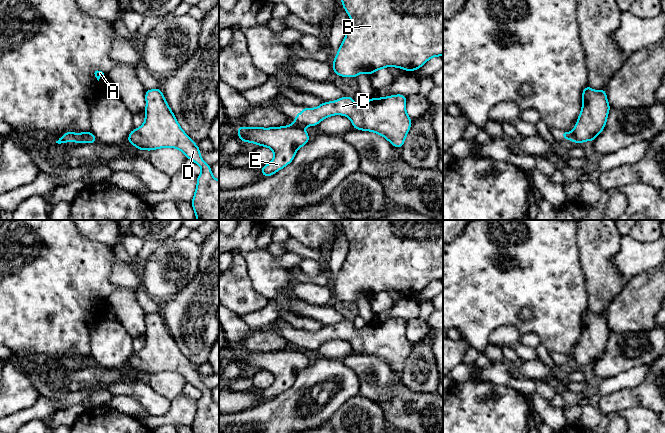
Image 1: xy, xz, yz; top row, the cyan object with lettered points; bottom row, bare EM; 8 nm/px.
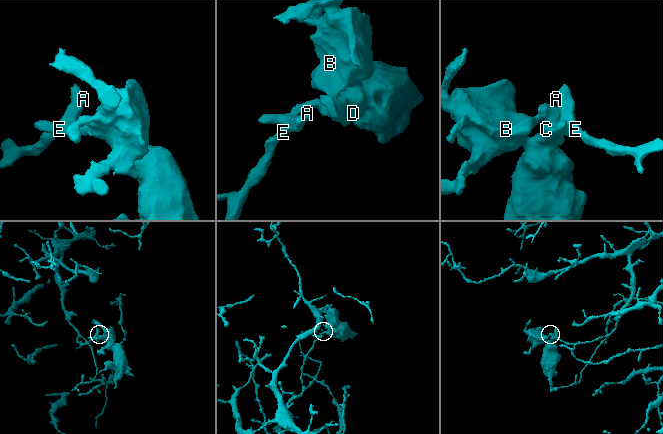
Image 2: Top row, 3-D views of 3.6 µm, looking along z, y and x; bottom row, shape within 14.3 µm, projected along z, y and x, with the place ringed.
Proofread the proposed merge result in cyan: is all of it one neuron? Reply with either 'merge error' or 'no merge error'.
merge error

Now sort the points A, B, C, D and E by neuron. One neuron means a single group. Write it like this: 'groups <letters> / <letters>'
groups A E / B C D

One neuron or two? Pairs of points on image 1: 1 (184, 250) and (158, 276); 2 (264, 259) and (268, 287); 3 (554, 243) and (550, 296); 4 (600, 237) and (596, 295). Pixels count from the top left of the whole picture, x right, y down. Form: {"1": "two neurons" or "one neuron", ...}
{"1": "one neuron", "2": "one neuron", "3": "one neuron", "4": "one neuron"}

